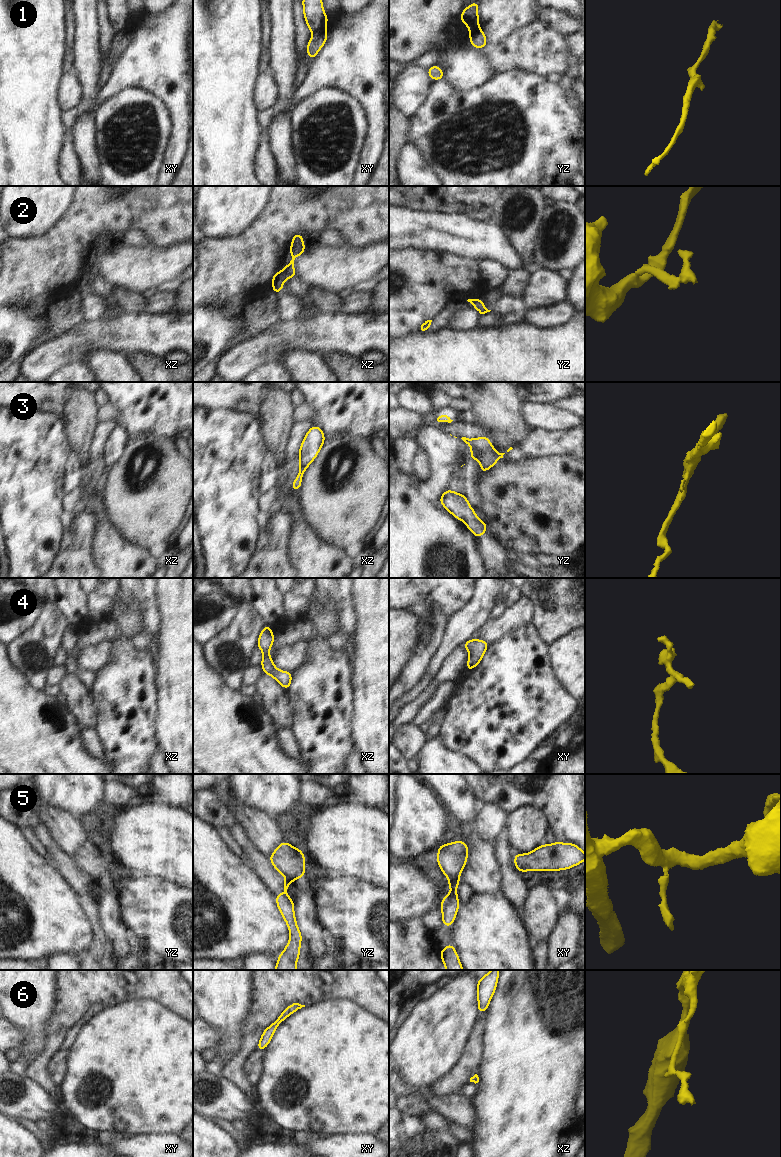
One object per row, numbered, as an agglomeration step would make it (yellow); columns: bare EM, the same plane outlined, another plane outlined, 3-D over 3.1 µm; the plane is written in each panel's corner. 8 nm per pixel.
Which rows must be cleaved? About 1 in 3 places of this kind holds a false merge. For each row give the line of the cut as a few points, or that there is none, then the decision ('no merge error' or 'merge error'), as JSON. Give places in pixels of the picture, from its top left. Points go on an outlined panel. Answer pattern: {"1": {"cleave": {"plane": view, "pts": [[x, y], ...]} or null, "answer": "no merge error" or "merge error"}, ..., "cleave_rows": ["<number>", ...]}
{"1": {"cleave": {"plane": "xy", "pts": [[324, 29], [314, 36]]}, "answer": "merge error"}, "2": {"cleave": {"plane": "xz", "pts": [[283, 268], [289, 276]]}, "answer": "merge error"}, "3": {"cleave": null, "answer": "no merge error"}, "4": {"cleave": null, "answer": "no merge error"}, "5": {"cleave": {"plane": "xy", "pts": [[458, 878], [449, 880]]}, "answer": "merge error"}, "6": {"cleave": null, "answer": "no merge error"}, "cleave_rows": ["1", "2", "5"]}

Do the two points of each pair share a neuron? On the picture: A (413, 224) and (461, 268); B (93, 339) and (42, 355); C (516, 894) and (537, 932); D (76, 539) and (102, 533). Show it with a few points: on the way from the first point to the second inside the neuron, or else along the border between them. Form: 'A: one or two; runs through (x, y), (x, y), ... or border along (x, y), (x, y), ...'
A: two; border along (421, 248), (455, 253), (467, 258)
B: one; runs through (80, 341), (75, 346), (55, 354)
C: two; border along (528, 890), (521, 917)
D: two; border along (89, 512), (95, 516), (92, 558)

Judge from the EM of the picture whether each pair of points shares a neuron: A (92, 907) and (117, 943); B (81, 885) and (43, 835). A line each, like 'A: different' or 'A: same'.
A: different
B: same

